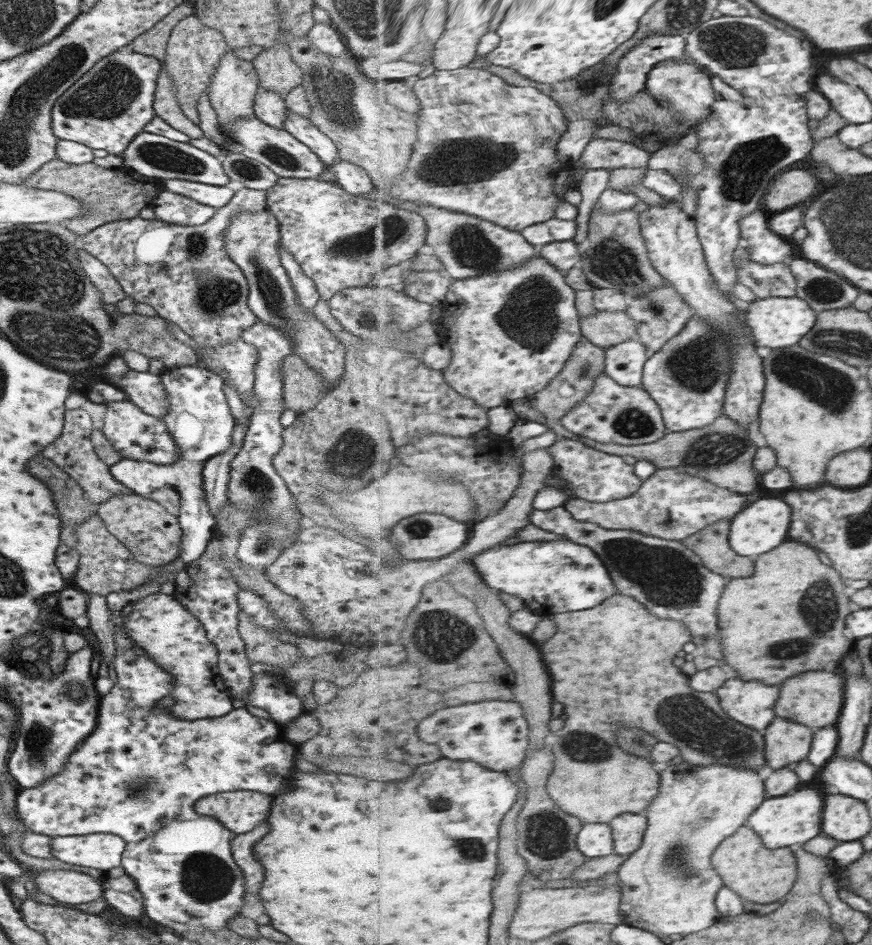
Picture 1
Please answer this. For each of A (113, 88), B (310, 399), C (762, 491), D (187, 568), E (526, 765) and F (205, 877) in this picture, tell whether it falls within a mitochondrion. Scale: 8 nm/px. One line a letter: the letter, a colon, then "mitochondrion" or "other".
A: mitochondrion
B: other
C: other
D: other
E: other
F: mitochondrion

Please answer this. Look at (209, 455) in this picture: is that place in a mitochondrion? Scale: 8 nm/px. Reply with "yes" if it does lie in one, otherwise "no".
no

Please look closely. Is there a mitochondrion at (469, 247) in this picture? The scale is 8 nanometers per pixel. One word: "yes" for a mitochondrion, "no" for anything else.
yes

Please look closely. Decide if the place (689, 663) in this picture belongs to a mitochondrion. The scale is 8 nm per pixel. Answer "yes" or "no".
no

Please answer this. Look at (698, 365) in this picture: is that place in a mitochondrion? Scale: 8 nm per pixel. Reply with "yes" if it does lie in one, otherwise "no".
yes

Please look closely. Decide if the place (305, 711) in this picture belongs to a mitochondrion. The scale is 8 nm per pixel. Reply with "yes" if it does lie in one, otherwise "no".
no

